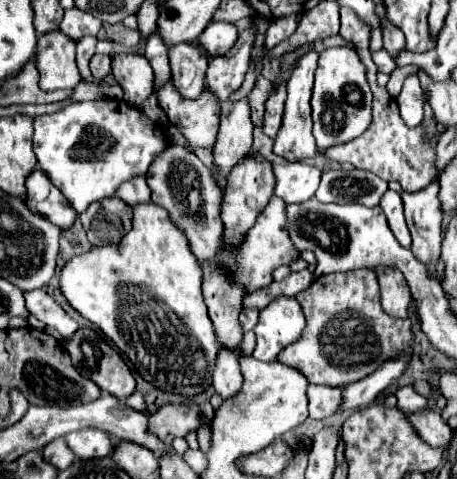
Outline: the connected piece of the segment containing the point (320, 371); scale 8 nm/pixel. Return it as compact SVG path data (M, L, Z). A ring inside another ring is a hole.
M359 268L353 272L345 272L345 274L319 276L313 280L313 284L305 292L301 292L301 296L297 296L297 300L303 302L301 308L307 318L305 330L299 340L295 340L285 350L281 350L281 356L277 356L277 360L305 372L311 384L345 386L345 384L365 378L365 374L371 374L389 356L397 356L399 352L407 352L410 355L413 353L412 321L409 318L391 318L381 310L377 274L369 272L369 268Z

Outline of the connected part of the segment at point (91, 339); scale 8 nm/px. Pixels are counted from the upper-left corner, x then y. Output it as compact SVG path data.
M79 326L75 330L75 334L71 334L67 338L65 350L69 352L71 362L77 368L77 372L81 372L81 376L87 376L89 380L93 380L101 390L117 396L119 400L125 400L127 396L133 394L135 378L133 378L131 370L123 362L119 352L107 344L107 340L103 338L103 334L99 330L93 330L93 328L87 328L87 326Z

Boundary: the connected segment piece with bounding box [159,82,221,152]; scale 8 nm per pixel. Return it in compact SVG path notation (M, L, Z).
M165 84L159 92L161 108L165 110L169 122L179 128L179 132L189 142L187 148L195 152L197 148L211 150L217 142L219 128L219 106L213 96L205 90L205 96L199 100L181 100L177 92L173 92L173 84Z

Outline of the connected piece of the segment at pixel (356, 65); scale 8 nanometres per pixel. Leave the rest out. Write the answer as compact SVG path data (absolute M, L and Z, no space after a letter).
M337 46L323 50L319 56L311 98L313 136L317 140L317 150L321 152L333 144L343 144L361 136L371 124L371 100L373 92L357 50L353 46Z

